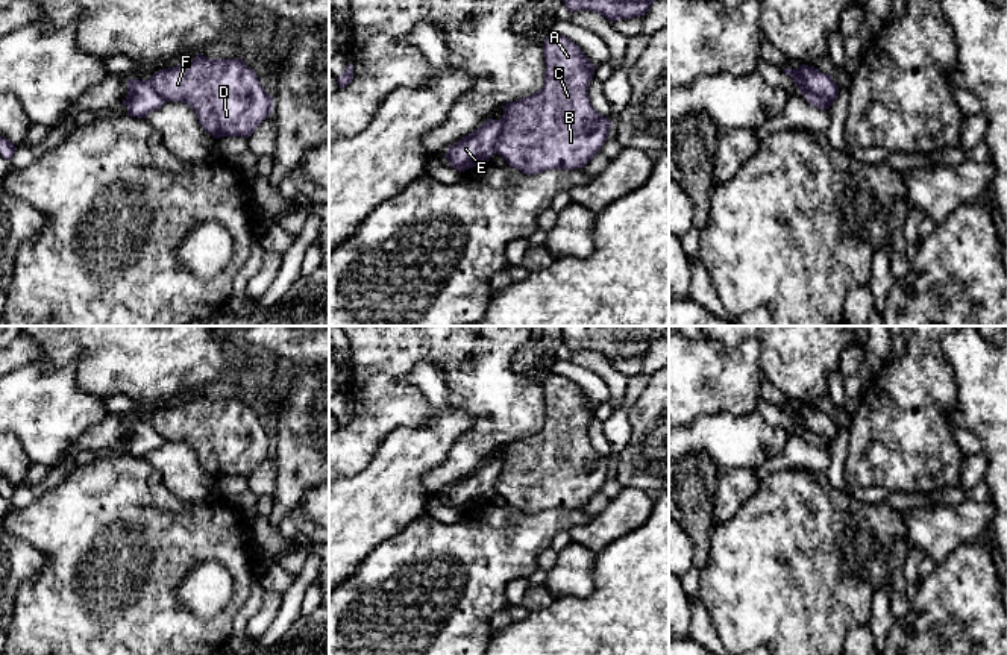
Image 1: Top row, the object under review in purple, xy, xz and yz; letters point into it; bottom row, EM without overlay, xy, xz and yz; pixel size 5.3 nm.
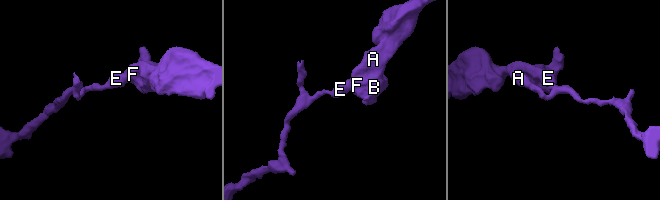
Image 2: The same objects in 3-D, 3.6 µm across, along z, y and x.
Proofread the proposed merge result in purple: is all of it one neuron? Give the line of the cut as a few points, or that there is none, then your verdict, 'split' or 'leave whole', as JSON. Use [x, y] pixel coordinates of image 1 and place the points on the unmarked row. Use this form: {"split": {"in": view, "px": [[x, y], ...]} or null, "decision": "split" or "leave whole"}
{"split": {"in": "xz", "px": [[498, 461], [499, 472], [495, 492]]}, "decision": "split"}

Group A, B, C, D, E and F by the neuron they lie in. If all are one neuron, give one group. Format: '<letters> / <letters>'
A B C D F / E

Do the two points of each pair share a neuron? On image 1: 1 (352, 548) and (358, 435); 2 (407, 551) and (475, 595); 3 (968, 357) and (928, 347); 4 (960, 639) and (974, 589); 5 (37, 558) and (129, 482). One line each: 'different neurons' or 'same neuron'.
1: different neurons
2: same neuron
3: different neurons
4: same neuron
5: different neurons

